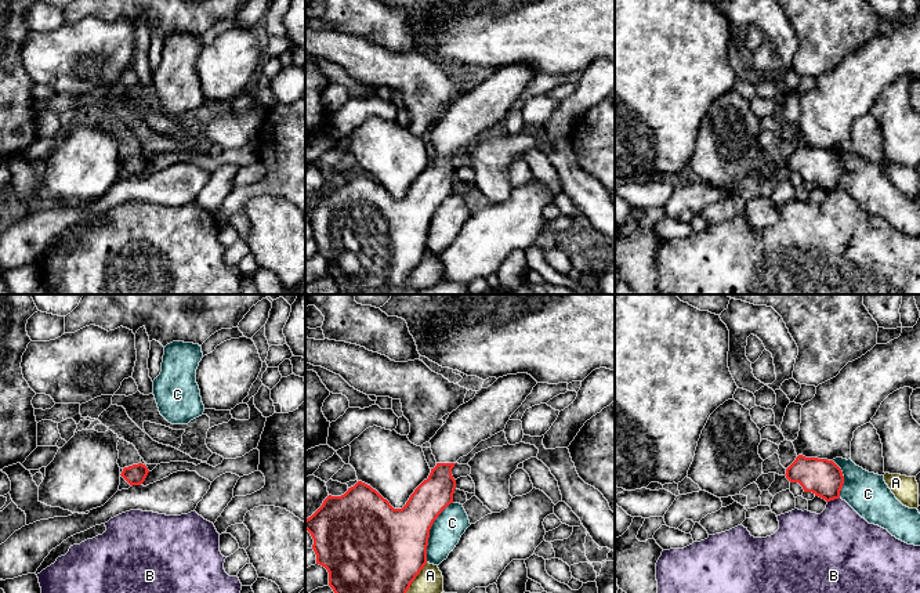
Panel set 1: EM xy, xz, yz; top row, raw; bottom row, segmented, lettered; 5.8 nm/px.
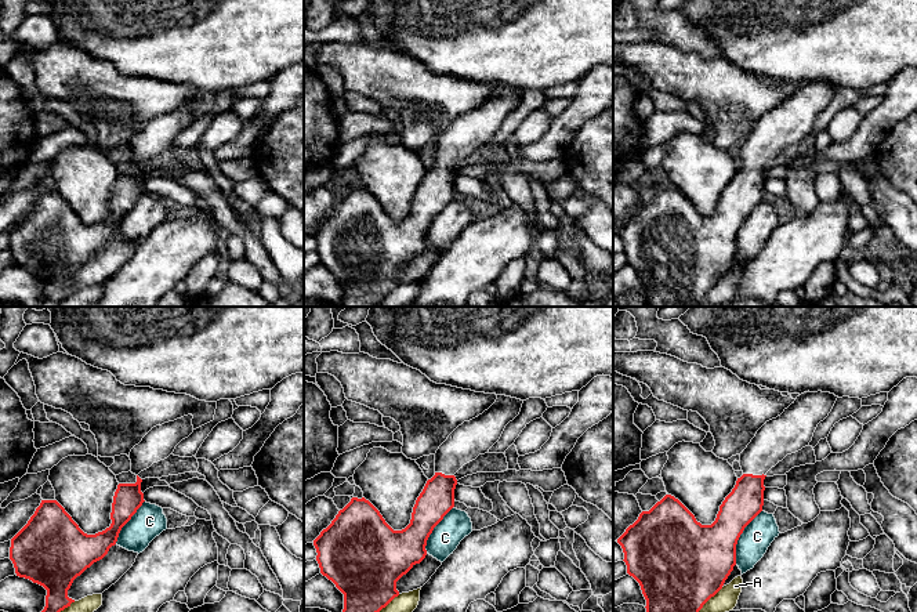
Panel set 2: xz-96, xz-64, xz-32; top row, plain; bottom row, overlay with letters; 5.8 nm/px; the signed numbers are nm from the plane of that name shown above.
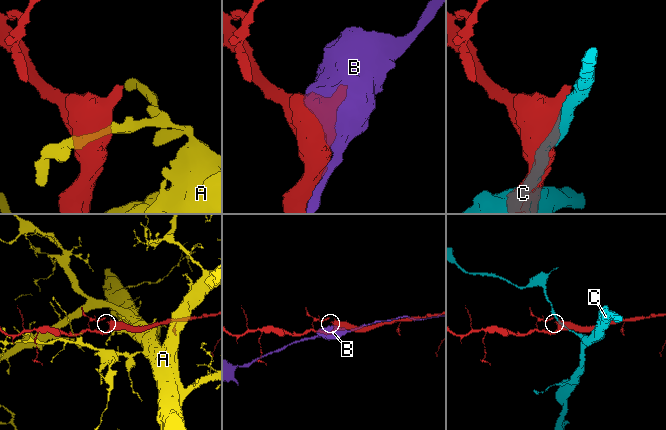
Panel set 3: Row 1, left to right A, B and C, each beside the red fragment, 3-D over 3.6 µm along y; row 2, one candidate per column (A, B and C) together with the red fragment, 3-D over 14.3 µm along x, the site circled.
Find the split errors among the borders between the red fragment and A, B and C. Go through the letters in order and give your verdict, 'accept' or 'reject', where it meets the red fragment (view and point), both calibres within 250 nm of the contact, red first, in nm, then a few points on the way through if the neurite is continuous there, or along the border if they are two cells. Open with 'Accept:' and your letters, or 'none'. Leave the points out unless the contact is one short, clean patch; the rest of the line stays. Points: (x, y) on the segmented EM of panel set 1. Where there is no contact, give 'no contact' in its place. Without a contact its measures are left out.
Accept: none
A: reject; meets red in xz at (415, 578); 500 nm thick on the red side, 150 nm on the other
B: reject; meets red in yz at (833, 499); 220 nm thick on the red side, 400 nm on the other
C: reject; meets red in xz at (428, 532); 440 nm thick on the red side, 180 nm on the other

